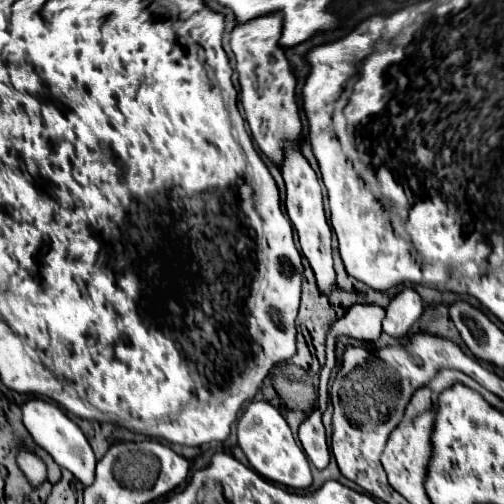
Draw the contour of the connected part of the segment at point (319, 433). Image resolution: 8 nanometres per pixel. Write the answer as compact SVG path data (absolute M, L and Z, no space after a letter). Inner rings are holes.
M315 408L307 416L307 420L299 426L299 440L313 465L329 463L331 456L327 438L325 438L325 428L321 424L321 414L323 414L323 408Z

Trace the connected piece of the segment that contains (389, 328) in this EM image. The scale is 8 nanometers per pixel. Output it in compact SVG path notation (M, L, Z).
M403 288L397 292L389 306L385 308L383 318L383 332L401 338L409 332L411 324L423 314L423 300L413 288Z

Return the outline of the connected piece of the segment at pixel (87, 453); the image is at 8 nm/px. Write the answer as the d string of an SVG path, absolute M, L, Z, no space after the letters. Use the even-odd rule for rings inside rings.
M31 398L21 406L21 410L23 410L23 424L29 430L29 434L33 436L33 440L41 448L45 448L61 468L67 468L85 486L93 484L93 480L95 480L95 454L93 454L85 434L81 432L81 428L55 402L49 402L49 400Z

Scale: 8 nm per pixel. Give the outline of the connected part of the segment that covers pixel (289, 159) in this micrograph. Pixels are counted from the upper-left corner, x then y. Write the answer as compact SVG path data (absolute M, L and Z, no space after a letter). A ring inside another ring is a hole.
M289 150L285 154L281 174L283 174L283 180L285 180L285 188L287 188L287 198L285 198L287 216L291 220L293 230L299 236L301 252L309 260L309 264L315 272L319 290L329 292L335 286L335 270L333 270L331 226L329 226L329 222L325 218L325 212L323 212L323 190L321 190L319 178L317 178L317 174L313 172L313 168L309 166L309 162L305 160L305 156L299 150Z

